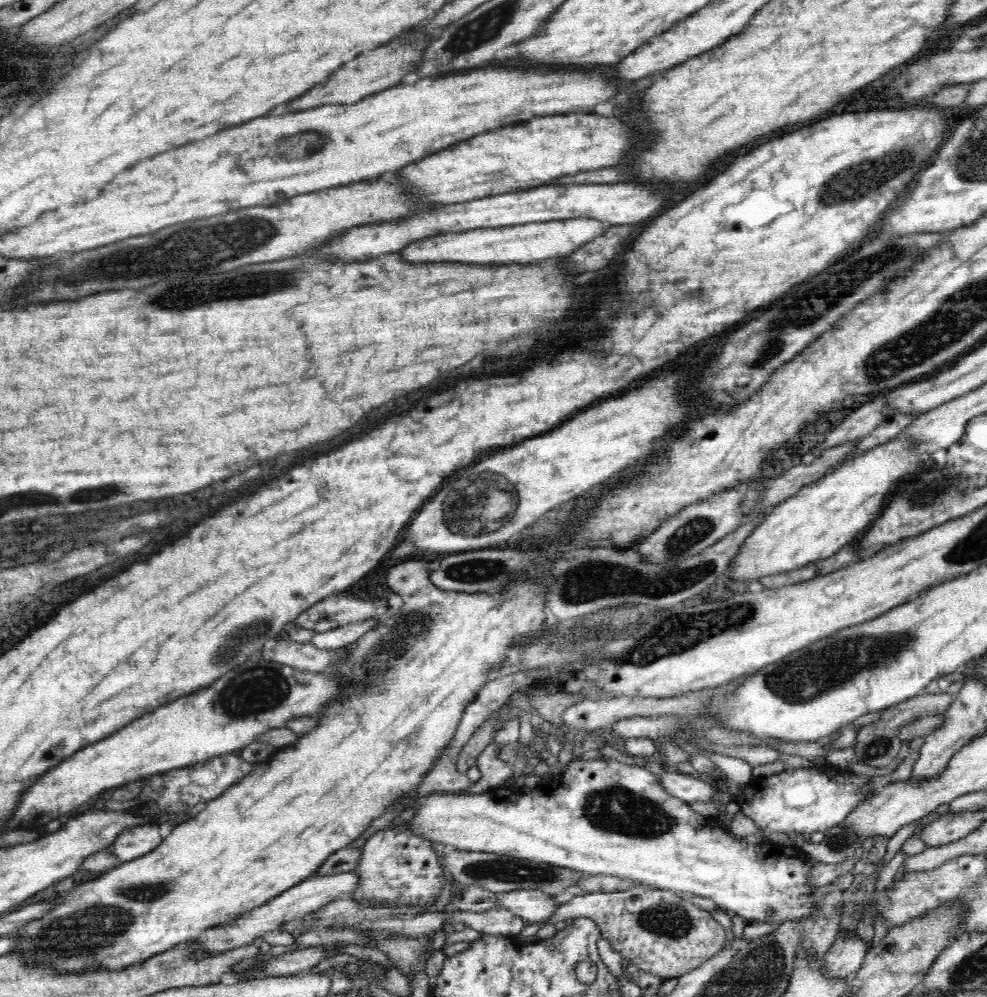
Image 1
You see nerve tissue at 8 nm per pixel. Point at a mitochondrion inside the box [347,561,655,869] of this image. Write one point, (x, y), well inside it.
(390, 647)

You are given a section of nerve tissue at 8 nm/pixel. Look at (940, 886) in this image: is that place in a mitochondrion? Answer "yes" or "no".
no

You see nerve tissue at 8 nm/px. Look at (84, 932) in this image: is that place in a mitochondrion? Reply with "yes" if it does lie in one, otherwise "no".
yes

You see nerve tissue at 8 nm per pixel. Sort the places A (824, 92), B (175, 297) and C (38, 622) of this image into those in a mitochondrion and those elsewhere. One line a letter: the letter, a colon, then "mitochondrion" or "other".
A: other
B: mitochondrion
C: other

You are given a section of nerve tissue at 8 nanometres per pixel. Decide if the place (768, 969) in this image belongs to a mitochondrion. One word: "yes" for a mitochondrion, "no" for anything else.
yes

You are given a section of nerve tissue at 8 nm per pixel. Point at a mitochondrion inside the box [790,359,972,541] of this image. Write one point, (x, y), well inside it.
(919, 493)

